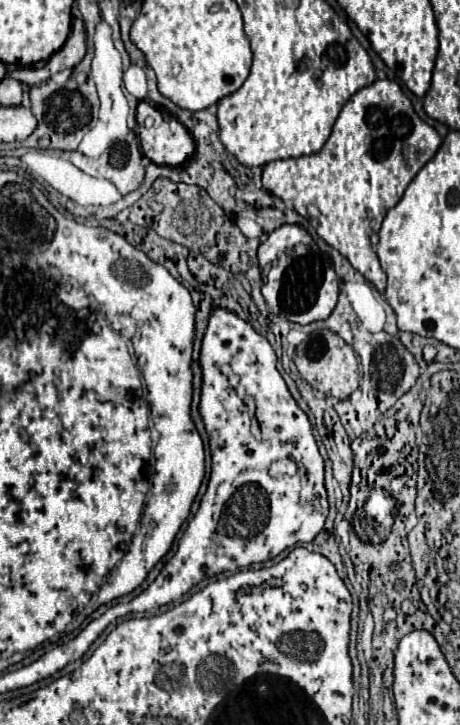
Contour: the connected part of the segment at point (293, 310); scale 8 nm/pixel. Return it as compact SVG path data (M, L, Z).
M283 225L267 235L259 245L261 267L261 293L271 313L285 315L293 323L313 323L327 319L335 309L339 295L339 279L335 275L331 257L323 253L313 237L299 225Z

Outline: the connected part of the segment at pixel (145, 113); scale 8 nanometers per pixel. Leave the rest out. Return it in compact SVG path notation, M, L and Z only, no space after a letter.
M147 101L137 105L137 125L143 155L157 165L177 167L195 151L195 141L179 119Z

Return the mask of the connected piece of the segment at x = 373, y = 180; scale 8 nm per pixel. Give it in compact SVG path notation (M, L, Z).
M377 79L345 103L321 151L267 163L263 167L263 187L291 203L327 245L347 257L383 293L387 275L373 249L373 219L379 217L381 223L385 213L403 197L411 179L437 153L439 145L439 133L415 113L399 83Z

